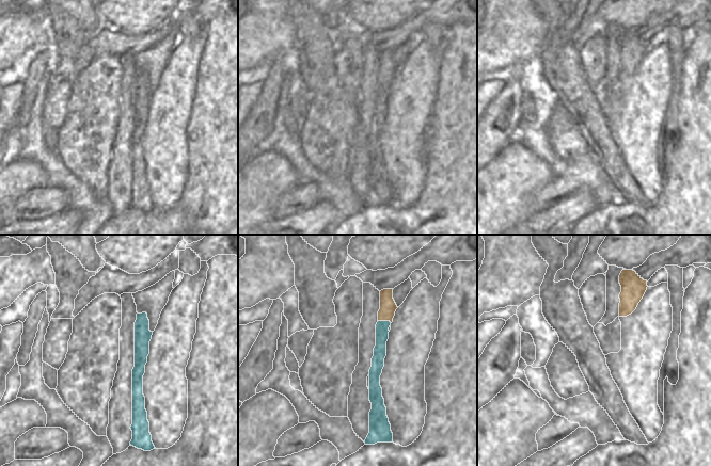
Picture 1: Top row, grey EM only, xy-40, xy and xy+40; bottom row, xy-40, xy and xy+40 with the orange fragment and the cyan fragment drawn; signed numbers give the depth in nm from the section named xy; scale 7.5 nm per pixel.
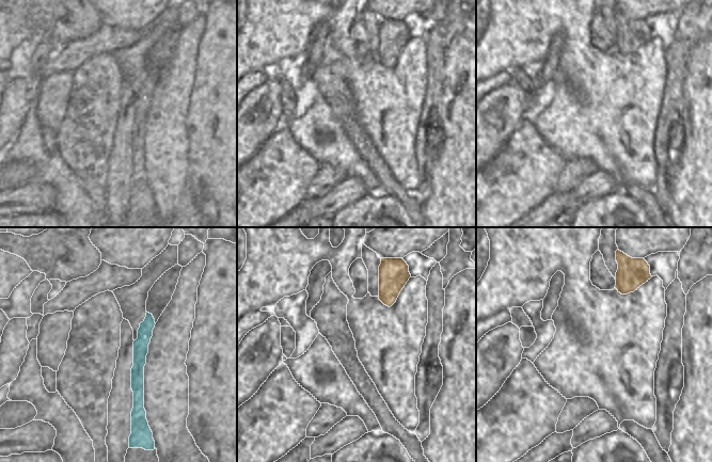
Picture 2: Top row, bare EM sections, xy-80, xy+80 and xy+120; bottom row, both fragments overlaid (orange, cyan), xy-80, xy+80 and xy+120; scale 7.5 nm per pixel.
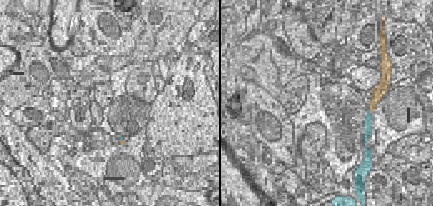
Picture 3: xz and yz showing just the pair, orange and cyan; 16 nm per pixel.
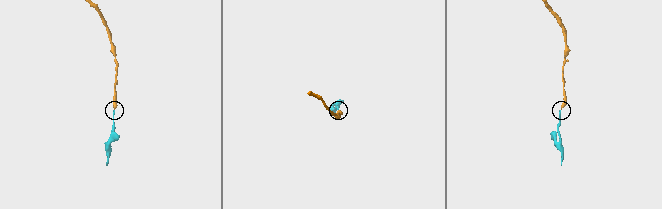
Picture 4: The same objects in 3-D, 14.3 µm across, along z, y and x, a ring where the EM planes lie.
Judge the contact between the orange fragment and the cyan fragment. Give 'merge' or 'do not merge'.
merge

